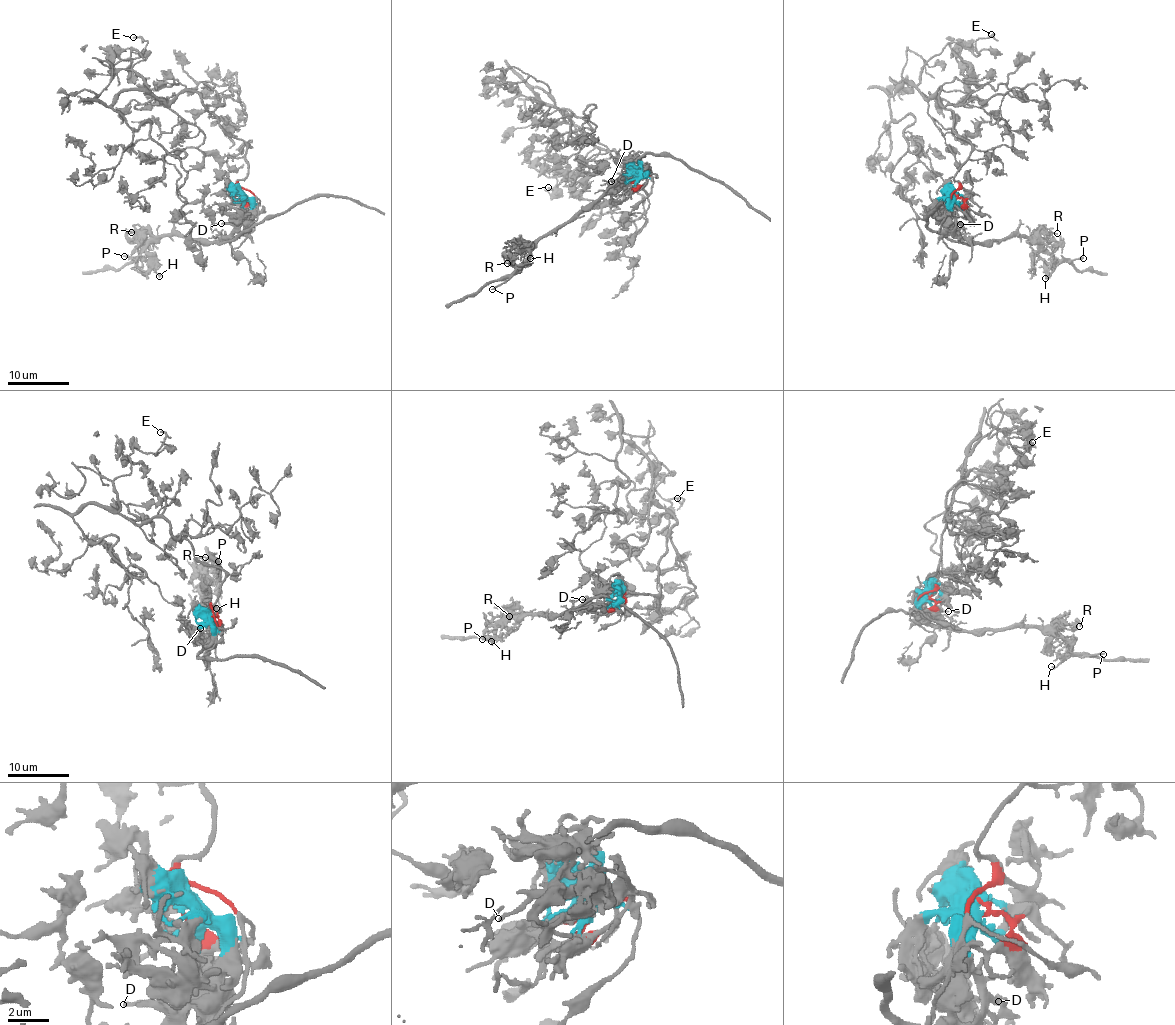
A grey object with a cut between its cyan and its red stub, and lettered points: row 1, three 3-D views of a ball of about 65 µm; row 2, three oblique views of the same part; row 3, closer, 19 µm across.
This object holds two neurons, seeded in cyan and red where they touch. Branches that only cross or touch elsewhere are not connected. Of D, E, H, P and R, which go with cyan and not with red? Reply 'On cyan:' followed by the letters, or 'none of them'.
On cyan: D, H, P, R

